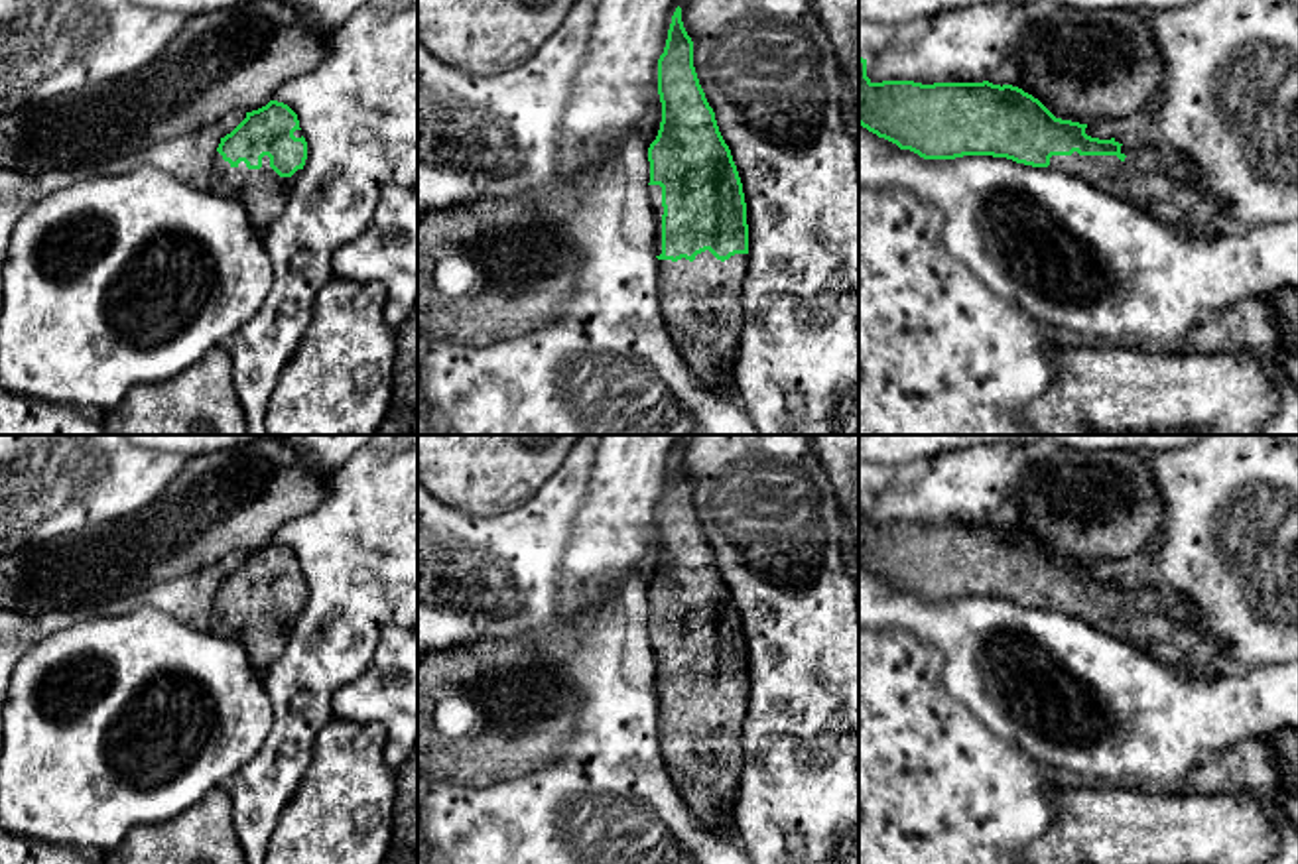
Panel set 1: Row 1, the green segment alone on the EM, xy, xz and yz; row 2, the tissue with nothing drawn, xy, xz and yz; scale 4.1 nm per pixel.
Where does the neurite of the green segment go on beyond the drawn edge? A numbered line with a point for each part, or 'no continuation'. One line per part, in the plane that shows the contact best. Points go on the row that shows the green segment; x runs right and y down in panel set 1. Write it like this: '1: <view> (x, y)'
1: xz (700, 300)

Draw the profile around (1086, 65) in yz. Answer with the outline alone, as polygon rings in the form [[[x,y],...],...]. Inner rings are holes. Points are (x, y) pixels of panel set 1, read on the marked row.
[[[1040,10],[1008,59],[1018,69],[1012,87],[1038,98],[1056,118],[1079,124],[1129,118],[1158,98],[1164,83],[1164,63],[1152,30],[1133,10]]]

